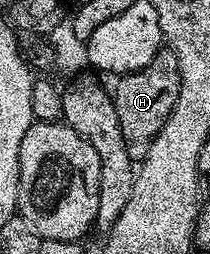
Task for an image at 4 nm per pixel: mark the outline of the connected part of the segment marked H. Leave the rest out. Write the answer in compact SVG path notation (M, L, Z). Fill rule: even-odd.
M163 48L159 50L156 56L152 56L152 64L148 64L144 69L131 74L123 74L115 82L118 83L112 86L112 97L116 108L116 116L120 116L120 132L124 132L124 144L128 148L128 156L135 160L141 160L150 151L152 140L158 135L160 128L164 128L164 124L180 96L182 77L180 76L178 58L173 50Z

